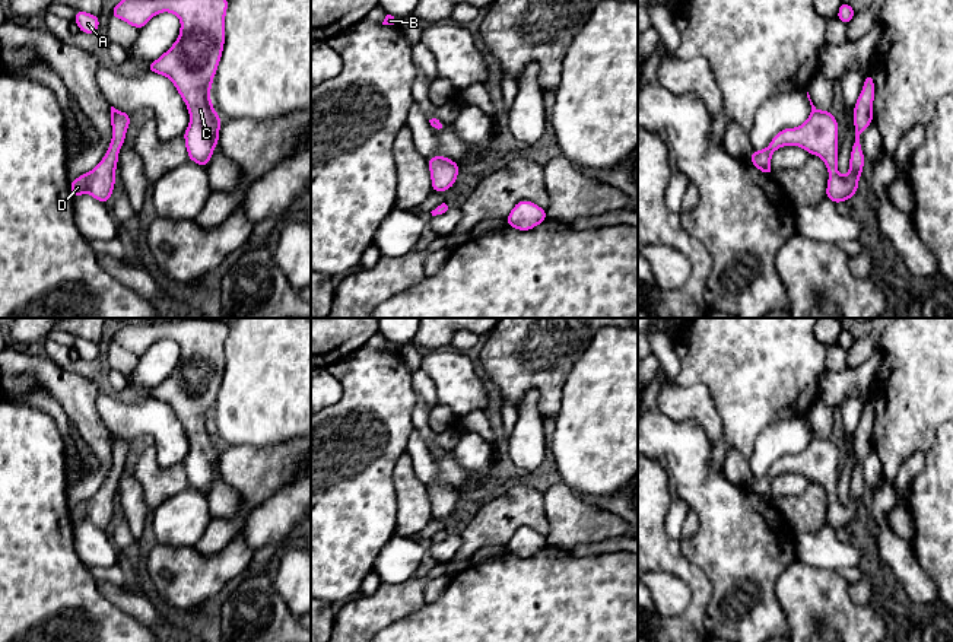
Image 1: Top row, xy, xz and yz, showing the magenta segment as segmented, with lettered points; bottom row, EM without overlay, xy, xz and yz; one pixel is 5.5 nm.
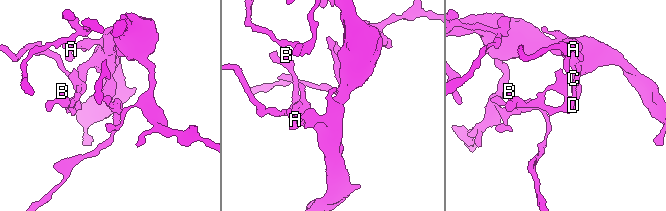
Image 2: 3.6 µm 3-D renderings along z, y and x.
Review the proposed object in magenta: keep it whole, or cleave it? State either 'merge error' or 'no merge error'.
no merge error

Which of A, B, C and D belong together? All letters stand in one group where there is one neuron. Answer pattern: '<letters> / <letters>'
A B C D

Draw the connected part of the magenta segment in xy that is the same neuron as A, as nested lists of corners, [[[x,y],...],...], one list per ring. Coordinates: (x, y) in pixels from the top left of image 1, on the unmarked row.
[[[74,337],[74,339],[76,339],[74,349],[77,350],[80,359],[90,362],[98,357],[99,343],[86,340],[83,337]]]

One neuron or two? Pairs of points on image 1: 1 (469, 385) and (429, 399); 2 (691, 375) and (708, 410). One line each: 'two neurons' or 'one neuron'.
1: two neurons
2: two neurons

